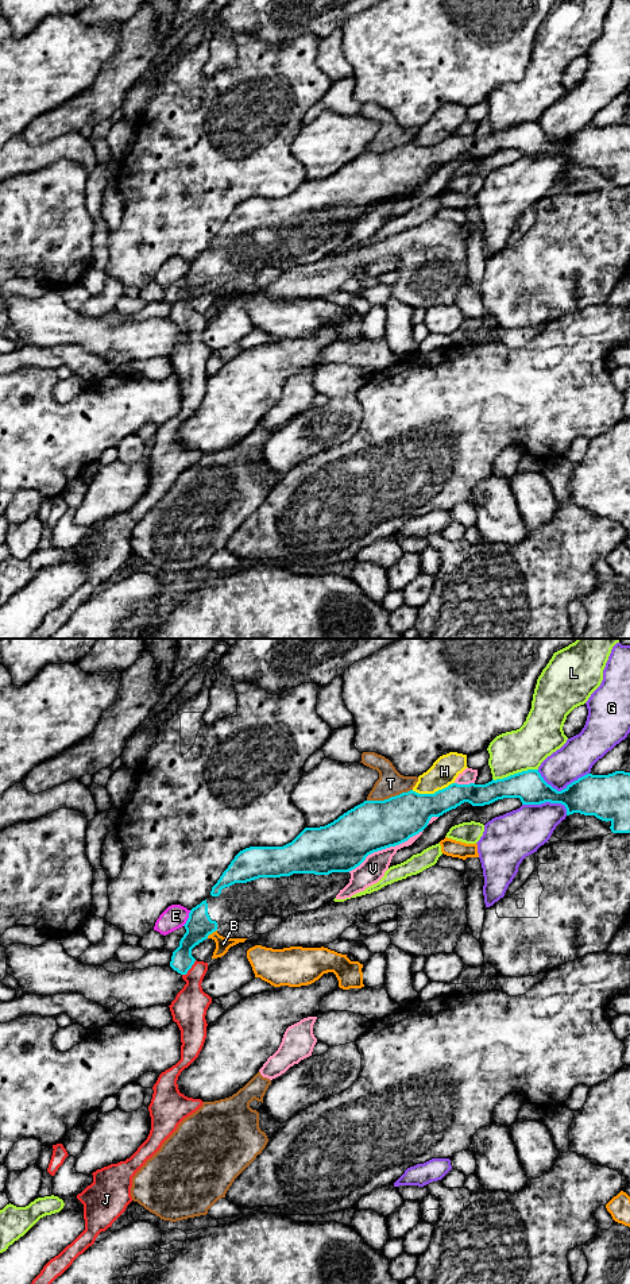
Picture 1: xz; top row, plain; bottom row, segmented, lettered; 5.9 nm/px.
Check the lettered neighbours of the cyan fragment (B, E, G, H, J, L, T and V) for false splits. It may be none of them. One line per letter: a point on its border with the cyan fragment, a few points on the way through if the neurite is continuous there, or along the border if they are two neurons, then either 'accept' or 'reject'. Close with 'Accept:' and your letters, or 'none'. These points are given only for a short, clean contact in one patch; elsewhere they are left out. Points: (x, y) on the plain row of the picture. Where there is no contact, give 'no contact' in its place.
B: xz (211, 285) | reject
E: xz (188, 270) | reject
G: xz (561, 142) | reject
H: xz (432, 146) | reject
J: xz (190, 319) | across xz (198, 278), (186, 296), (190, 319), (192, 354), (189, 359) | accept
L: xz (514, 126) | reject
T: xz (389, 150) | reject
V: xz (385, 200) | reject
Accept: J

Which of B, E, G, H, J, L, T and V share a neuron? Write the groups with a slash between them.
B / E / G / H / J / L / T / V

